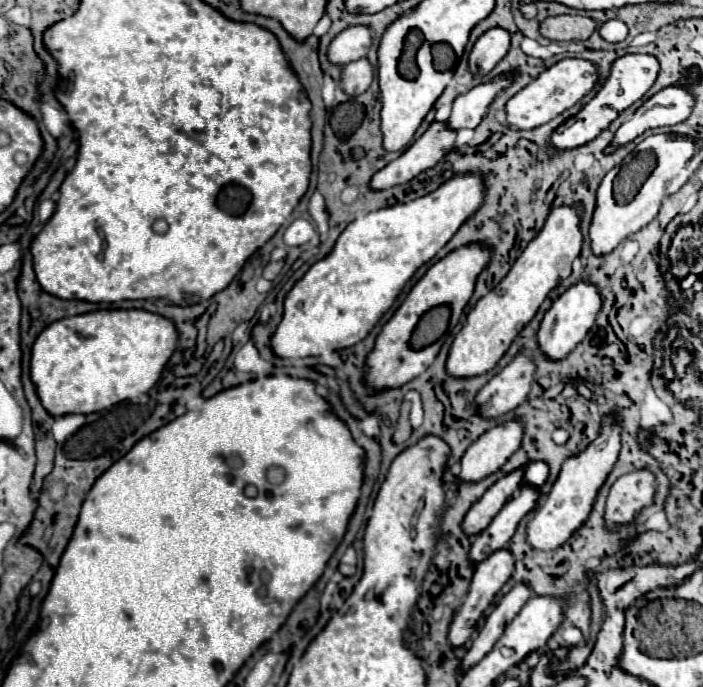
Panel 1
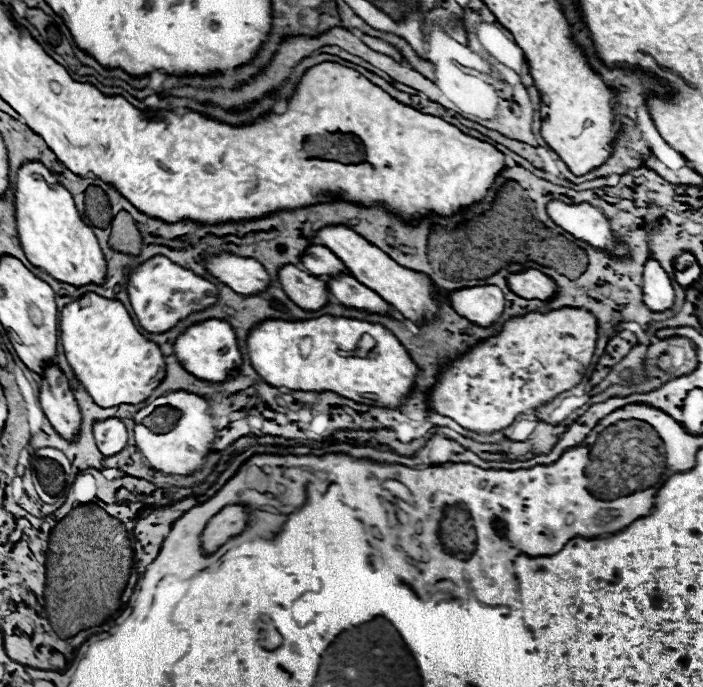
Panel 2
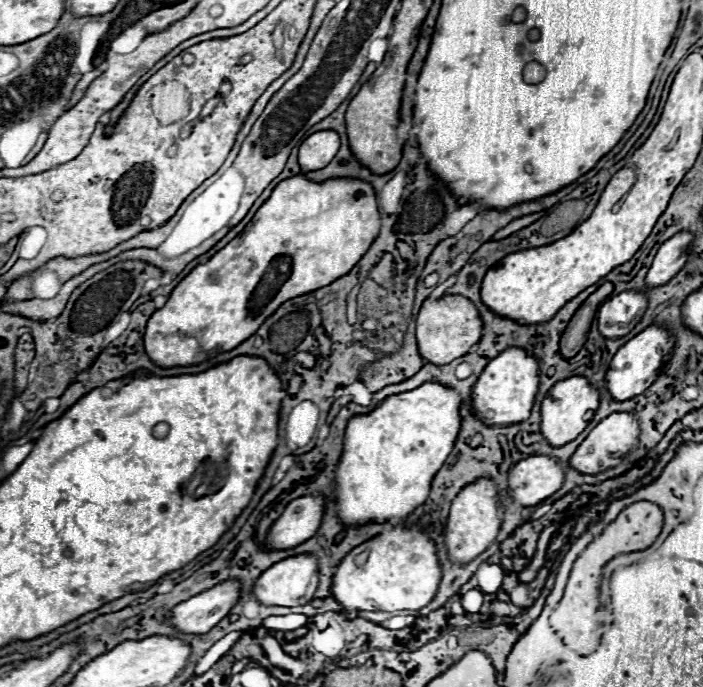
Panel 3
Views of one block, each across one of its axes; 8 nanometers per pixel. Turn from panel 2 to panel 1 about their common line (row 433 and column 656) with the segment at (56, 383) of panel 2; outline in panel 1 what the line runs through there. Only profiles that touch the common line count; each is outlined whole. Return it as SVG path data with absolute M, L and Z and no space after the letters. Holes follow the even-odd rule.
M626 54L622 58L618 58L610 70L610 76L606 80L606 84L600 88L600 92L574 116L568 118L554 134L552 134L552 146L556 150L566 150L566 148L576 148L582 146L590 140L594 140L612 120L616 120L616 112L620 114L622 110L626 110L628 106L632 106L636 100L640 100L650 86L654 84L654 80L658 78L660 72L660 62L656 56L650 54Z

